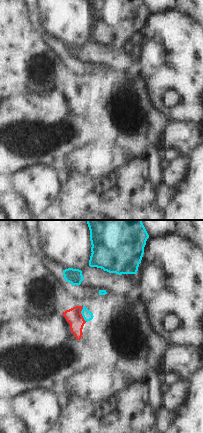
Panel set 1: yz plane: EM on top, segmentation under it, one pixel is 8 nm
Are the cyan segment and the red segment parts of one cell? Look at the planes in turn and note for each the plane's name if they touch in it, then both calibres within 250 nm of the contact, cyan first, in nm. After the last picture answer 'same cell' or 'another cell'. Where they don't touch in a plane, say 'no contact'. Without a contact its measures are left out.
meets cyan in yz; 80 nm thick on the cyan side, 120 nm on the other

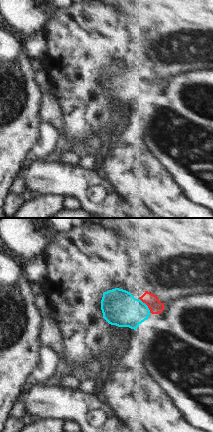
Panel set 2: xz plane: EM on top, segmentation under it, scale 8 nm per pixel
meets cyan in xz; 280 nm thick on the cyan side, 110 nm on the other

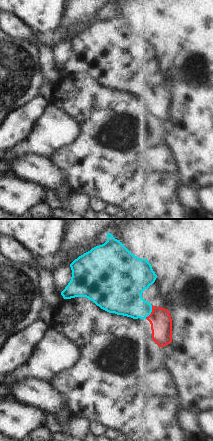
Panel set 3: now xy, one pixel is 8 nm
meets cyan in xy; 280 nm thick on the cyan side, 180 nm on the other

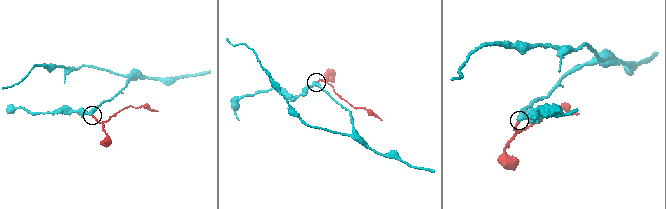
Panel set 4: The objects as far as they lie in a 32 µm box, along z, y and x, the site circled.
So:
same cell

